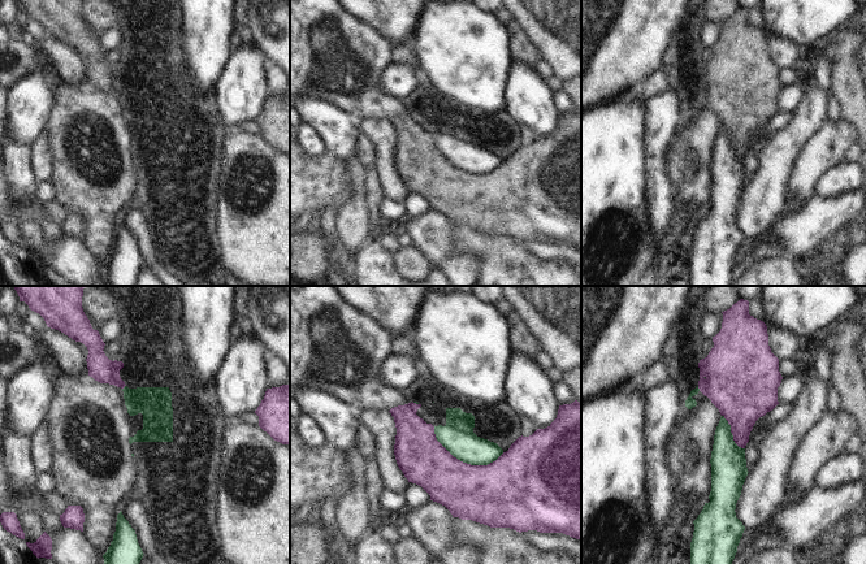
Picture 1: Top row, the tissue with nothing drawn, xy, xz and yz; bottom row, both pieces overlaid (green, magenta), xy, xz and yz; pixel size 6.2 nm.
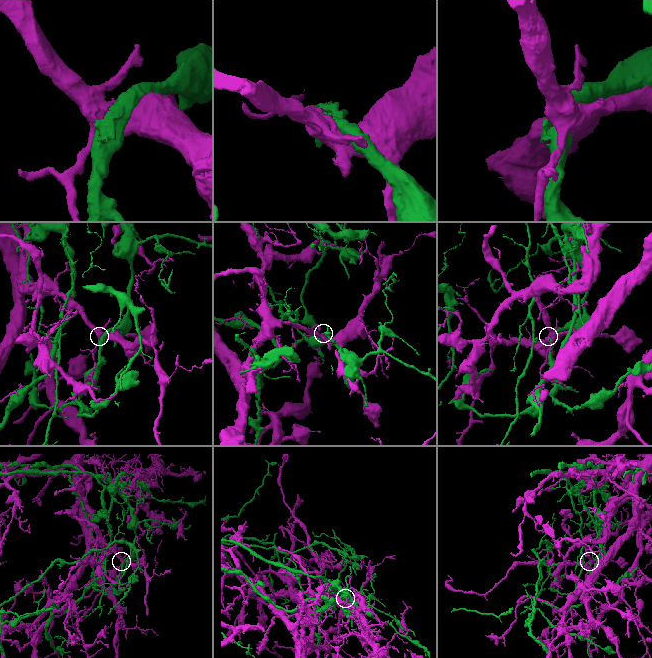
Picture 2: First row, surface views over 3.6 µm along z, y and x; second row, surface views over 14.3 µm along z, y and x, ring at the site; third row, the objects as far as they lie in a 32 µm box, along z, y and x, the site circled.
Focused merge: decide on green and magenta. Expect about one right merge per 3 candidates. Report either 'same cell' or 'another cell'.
another cell

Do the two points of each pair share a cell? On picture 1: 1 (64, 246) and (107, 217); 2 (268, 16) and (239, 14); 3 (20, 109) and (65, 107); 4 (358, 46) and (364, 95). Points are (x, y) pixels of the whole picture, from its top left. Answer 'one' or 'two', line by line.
1: two
2: two
3: two
4: one

